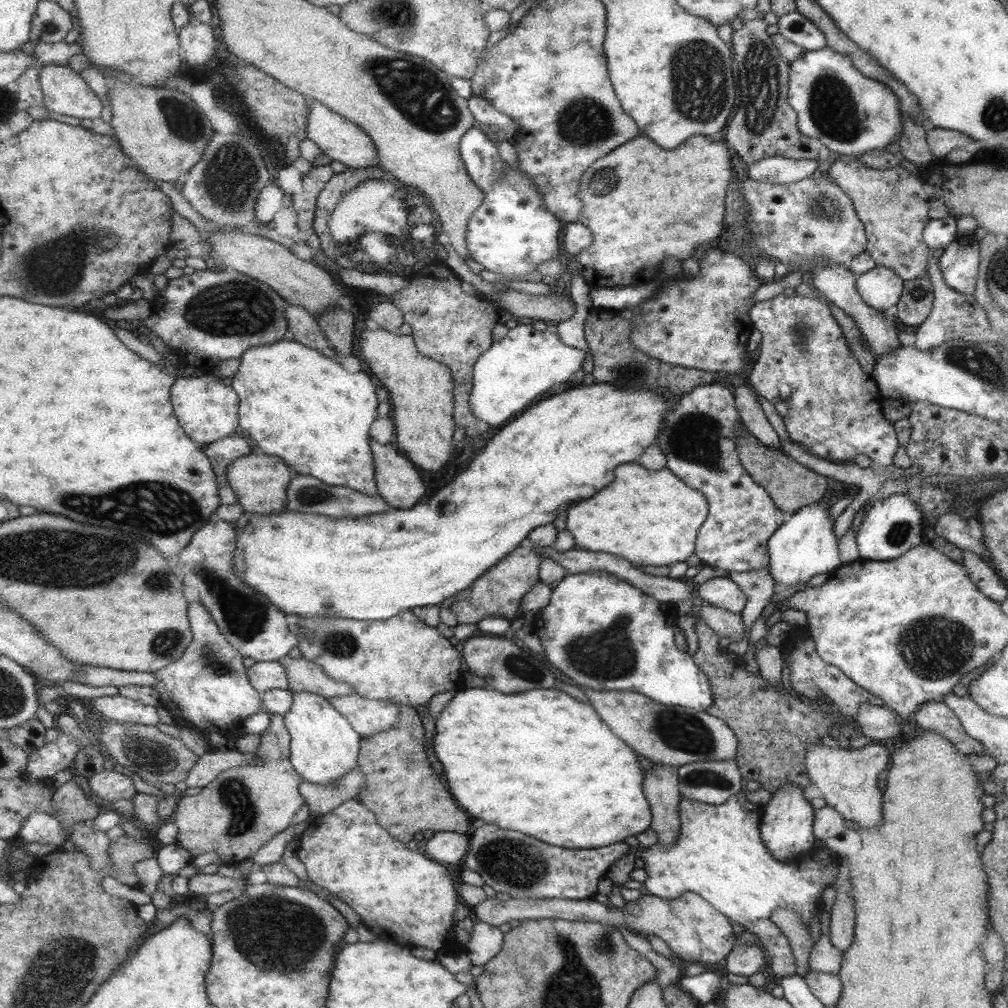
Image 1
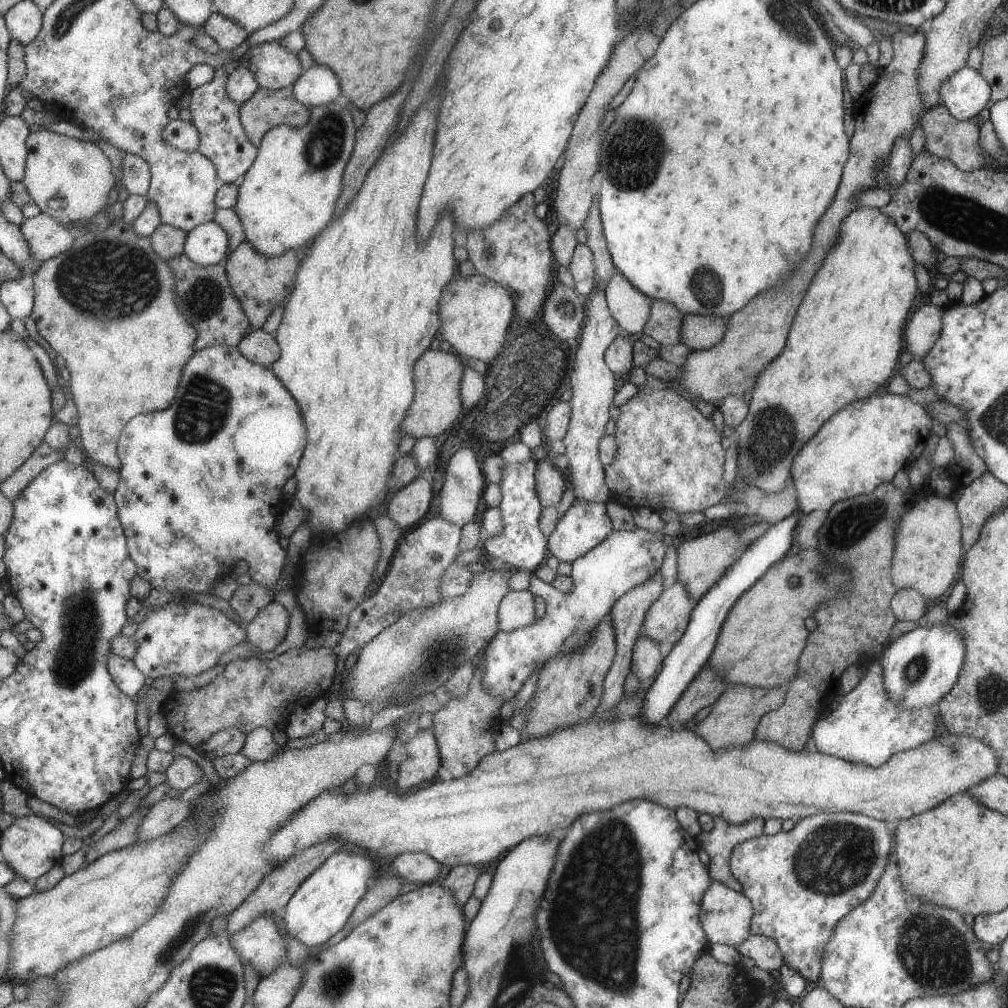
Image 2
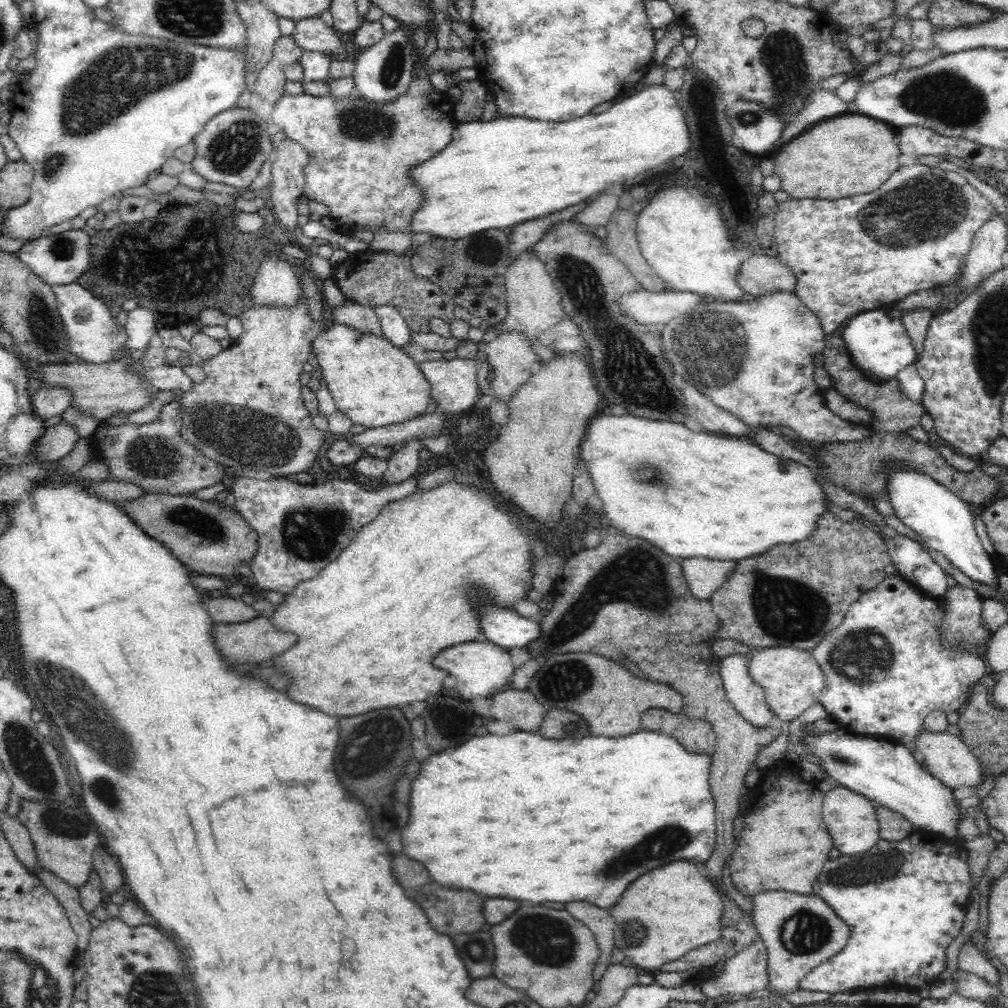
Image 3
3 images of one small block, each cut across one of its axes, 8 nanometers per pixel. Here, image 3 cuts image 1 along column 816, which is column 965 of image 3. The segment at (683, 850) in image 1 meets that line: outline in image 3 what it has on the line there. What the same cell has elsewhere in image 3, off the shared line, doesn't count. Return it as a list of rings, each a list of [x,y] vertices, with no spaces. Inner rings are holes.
[[[913,828],[908,839],[903,842],[881,839],[866,852],[841,856],[833,861],[826,861],[822,872],[812,882],[812,890],[831,906],[832,911],[848,925],[852,934],[838,954],[814,967],[799,982],[800,989],[827,992],[829,996],[838,992],[890,988],[915,991],[929,989],[936,976],[944,970],[946,948],[963,929],[964,914],[973,910],[976,905],[971,894],[971,871],[968,870],[968,862],[960,848],[960,842],[944,842],[942,834]],[[855,870],[860,873],[892,873],[892,878],[882,878],[882,874],[854,878]]]

